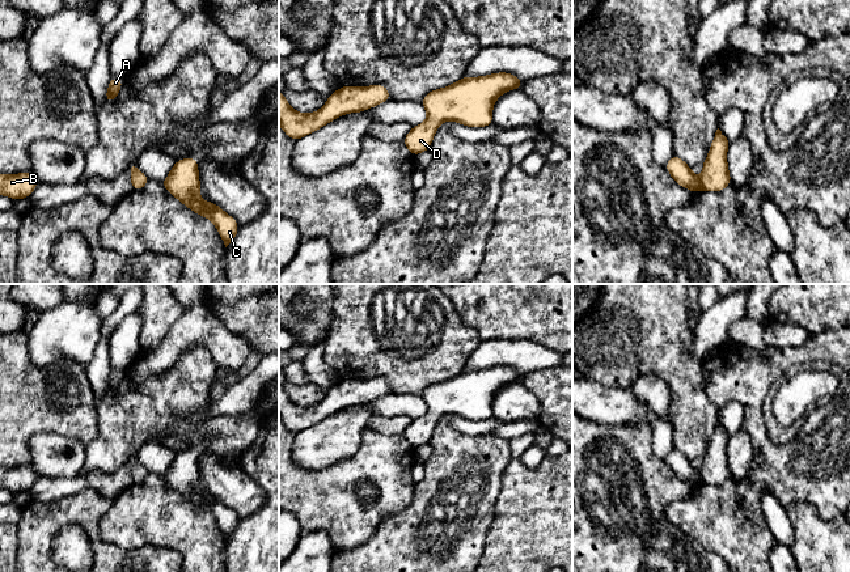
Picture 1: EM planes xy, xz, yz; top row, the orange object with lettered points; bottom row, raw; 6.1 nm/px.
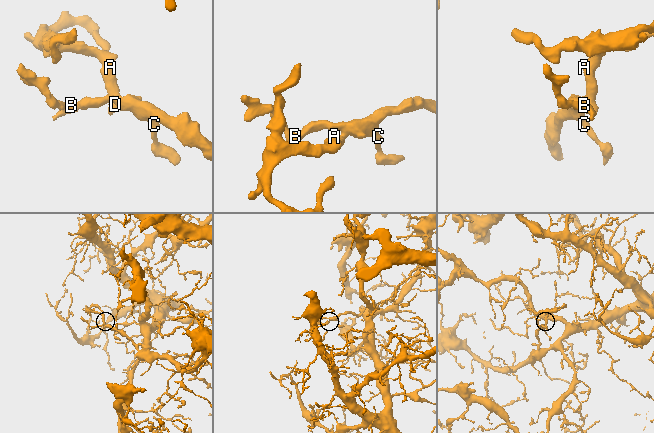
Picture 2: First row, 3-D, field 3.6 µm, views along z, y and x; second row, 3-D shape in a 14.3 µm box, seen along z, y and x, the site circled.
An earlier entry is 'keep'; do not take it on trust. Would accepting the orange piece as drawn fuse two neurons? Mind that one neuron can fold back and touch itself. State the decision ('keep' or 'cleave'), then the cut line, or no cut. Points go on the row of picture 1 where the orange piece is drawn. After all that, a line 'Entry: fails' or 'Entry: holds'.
keep | no cut
Entry: holds

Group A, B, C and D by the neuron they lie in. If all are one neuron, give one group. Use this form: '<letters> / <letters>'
A B C D

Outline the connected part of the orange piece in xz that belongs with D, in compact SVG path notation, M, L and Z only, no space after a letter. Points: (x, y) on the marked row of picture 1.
M498 72L481 77L464 76L454 84L432 90L420 101L427 111L427 120L411 127L403 143L413 156L430 149L437 127L447 122L457 122L478 128L492 124L495 101L506 92L521 89L523 80Z

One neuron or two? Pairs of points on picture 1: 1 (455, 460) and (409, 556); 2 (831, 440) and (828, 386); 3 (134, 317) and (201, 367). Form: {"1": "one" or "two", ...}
{"1": "one", "2": "two", "3": "two"}

